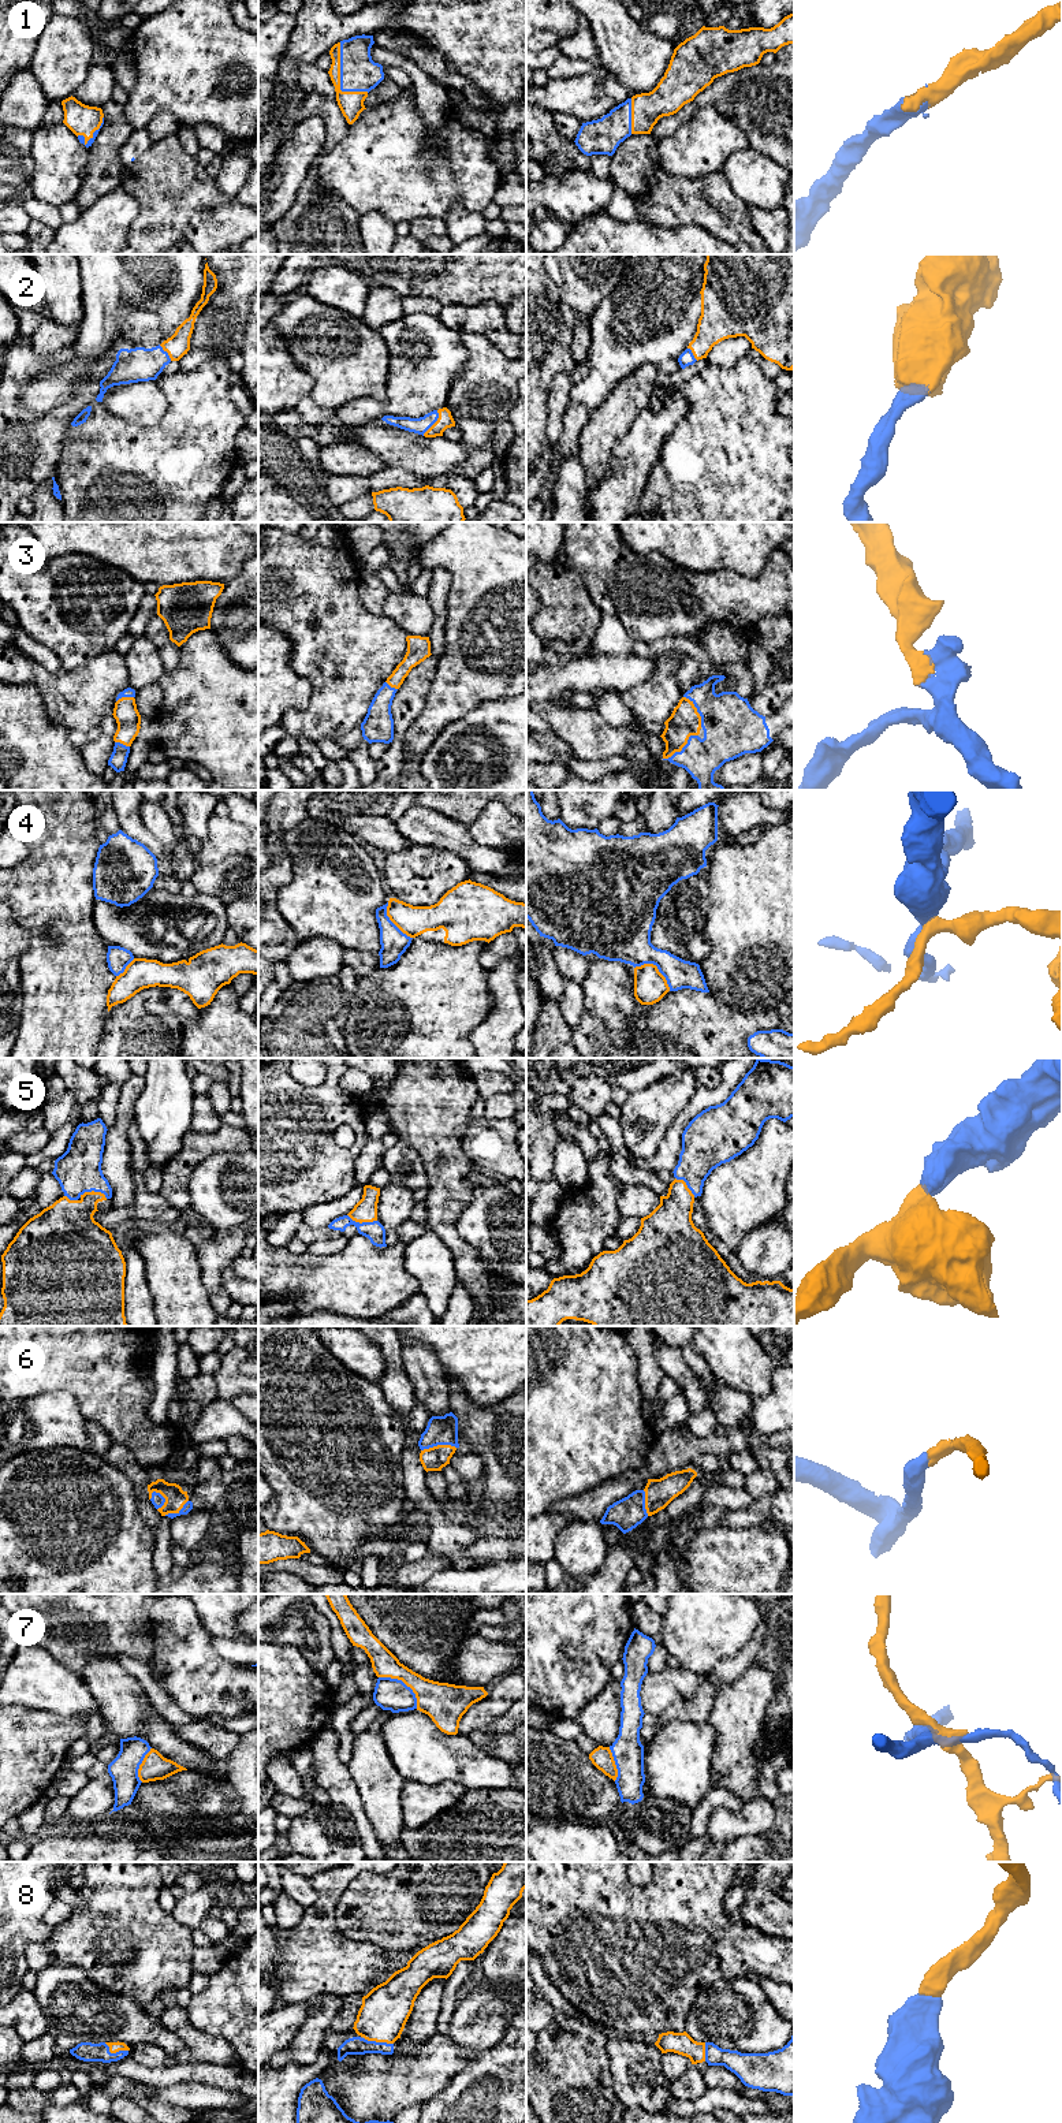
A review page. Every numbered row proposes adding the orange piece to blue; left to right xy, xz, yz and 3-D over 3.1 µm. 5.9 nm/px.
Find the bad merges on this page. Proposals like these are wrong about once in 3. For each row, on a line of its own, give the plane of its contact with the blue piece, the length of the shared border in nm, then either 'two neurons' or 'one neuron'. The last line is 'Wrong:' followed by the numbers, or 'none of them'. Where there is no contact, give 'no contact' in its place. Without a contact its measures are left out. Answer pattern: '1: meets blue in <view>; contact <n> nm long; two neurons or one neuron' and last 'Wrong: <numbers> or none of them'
1: meets blue in xz; contact 340 nm long; one neuron
2: meets blue in xz; contact 180 nm long; one neuron
3: meets blue in yz; contact 260 nm long; one neuron
4: meets blue in yz; contact 260 nm long; two neurons
5: meets blue in xy; contact 170 nm long; one neuron
6: meets blue in xz; contact 200 nm long; one neuron
7: meets blue in xz; contact 300 nm long; two neurons
8: meets blue in xz; contact 180 nm long; one neuron
Wrong: 4, 7

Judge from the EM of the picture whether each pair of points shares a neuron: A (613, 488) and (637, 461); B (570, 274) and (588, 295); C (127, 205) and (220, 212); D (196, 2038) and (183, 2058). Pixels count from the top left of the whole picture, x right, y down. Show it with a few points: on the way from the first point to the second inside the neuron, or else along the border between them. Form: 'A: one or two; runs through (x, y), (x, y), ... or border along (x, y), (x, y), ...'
A: one; runs through (619, 481), (630, 468)
B: one; runs through (576, 279), (584, 290)
C: two; border along (120, 185), (138, 204), (138, 215), (127, 237)
D: two; border along (166, 2027), (181, 2040), (194, 2060)

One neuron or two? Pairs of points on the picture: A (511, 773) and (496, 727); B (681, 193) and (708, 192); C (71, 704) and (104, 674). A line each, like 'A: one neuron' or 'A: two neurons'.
A: one neuron
B: one neuron
C: one neuron

